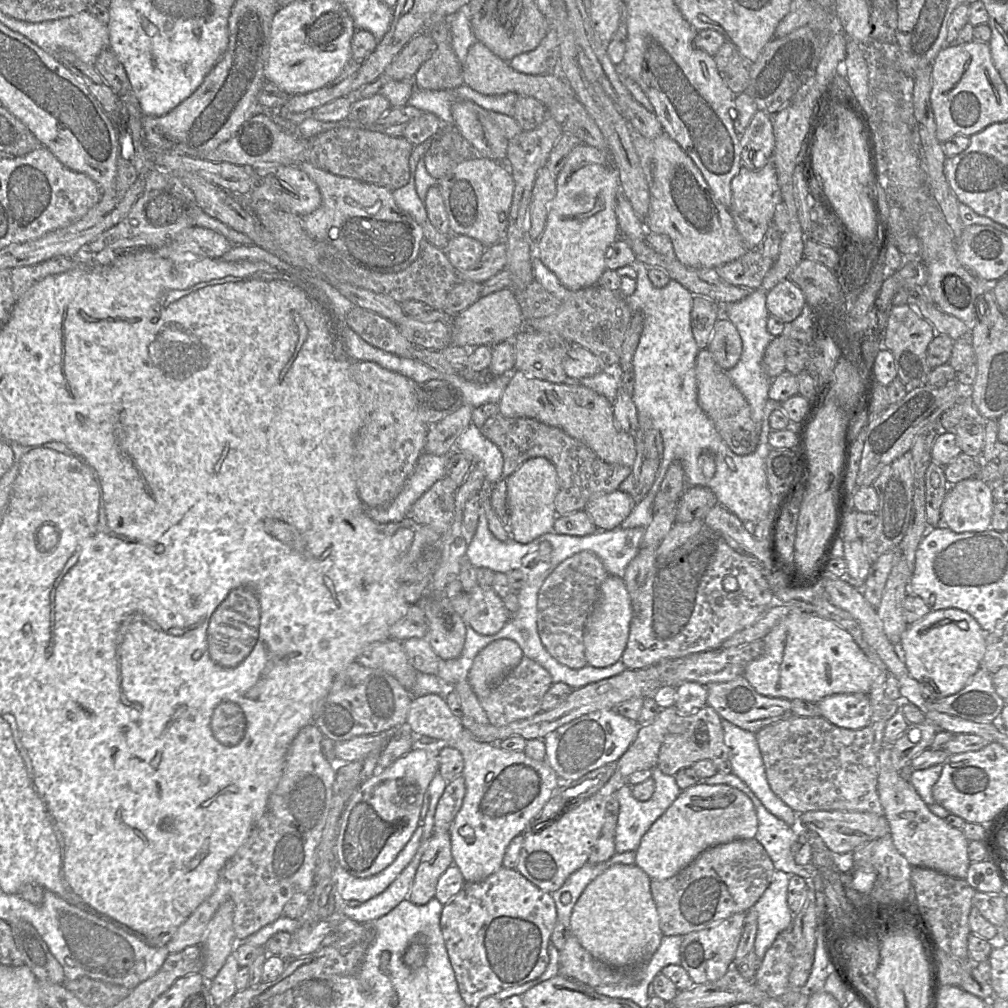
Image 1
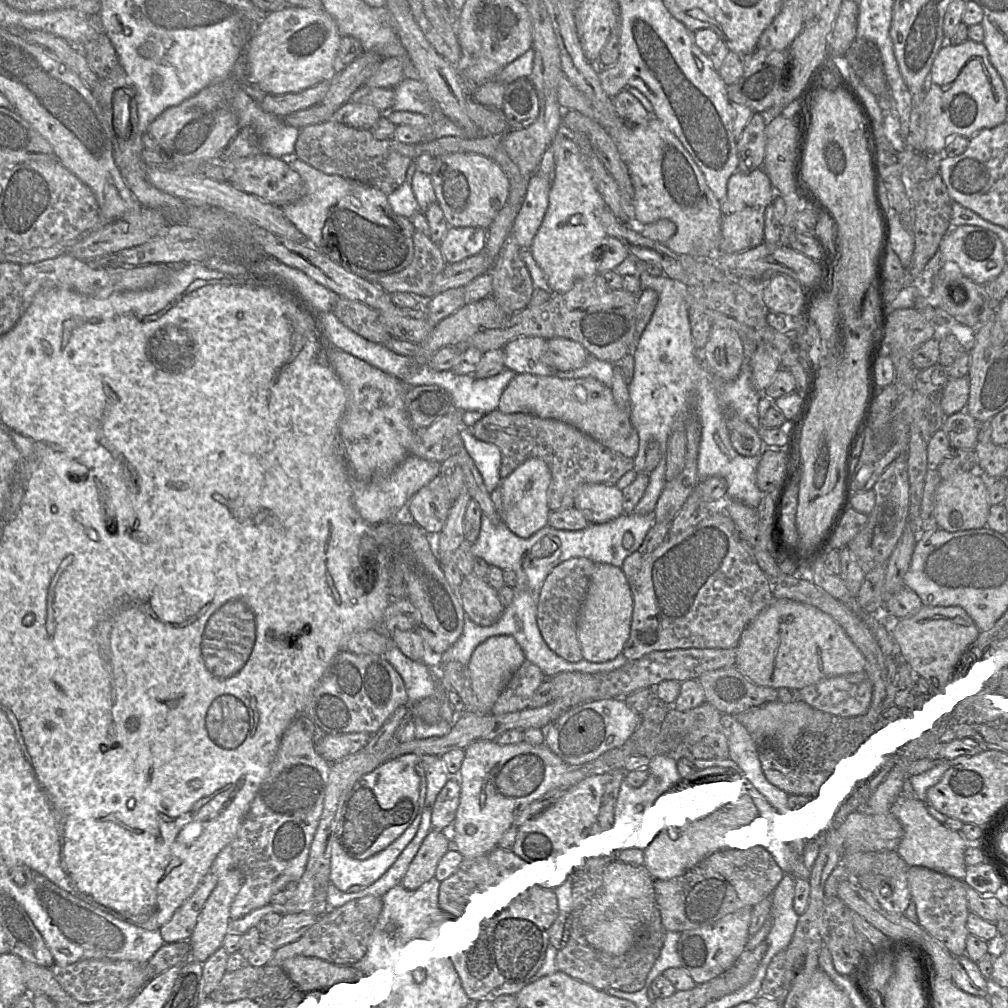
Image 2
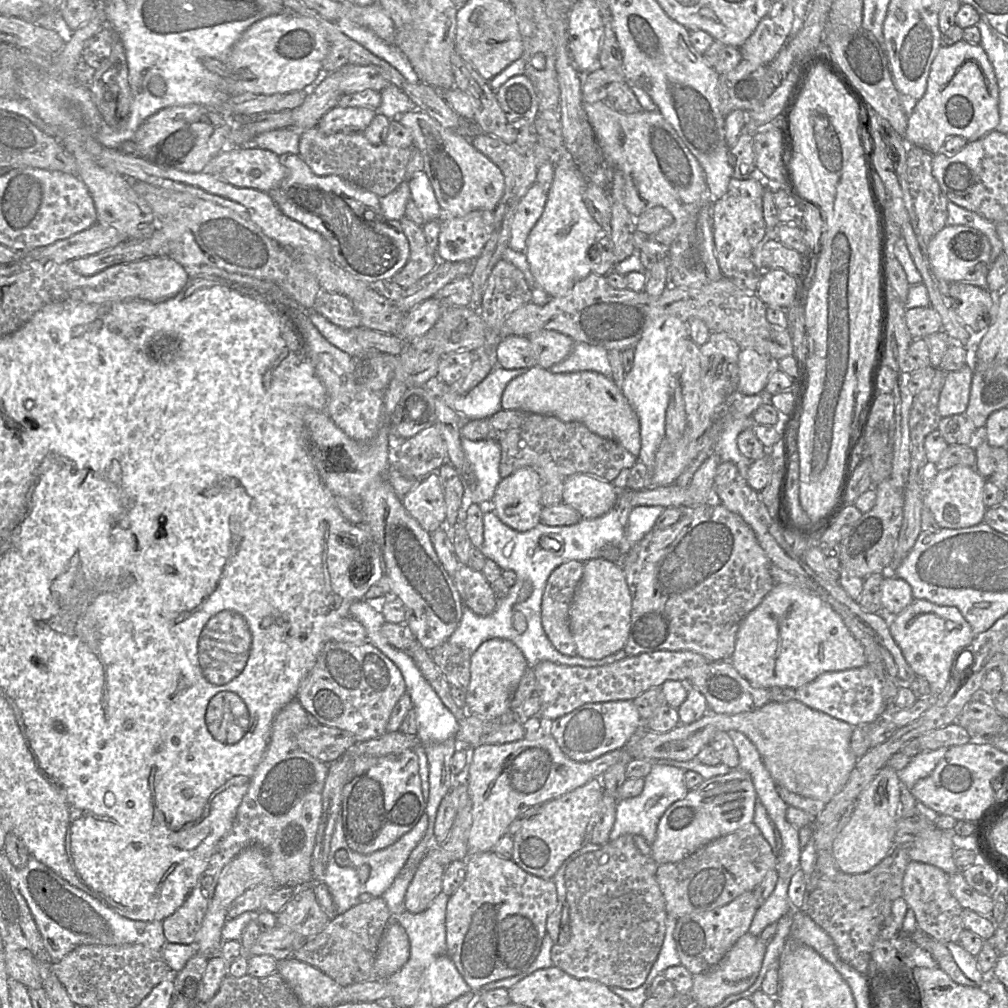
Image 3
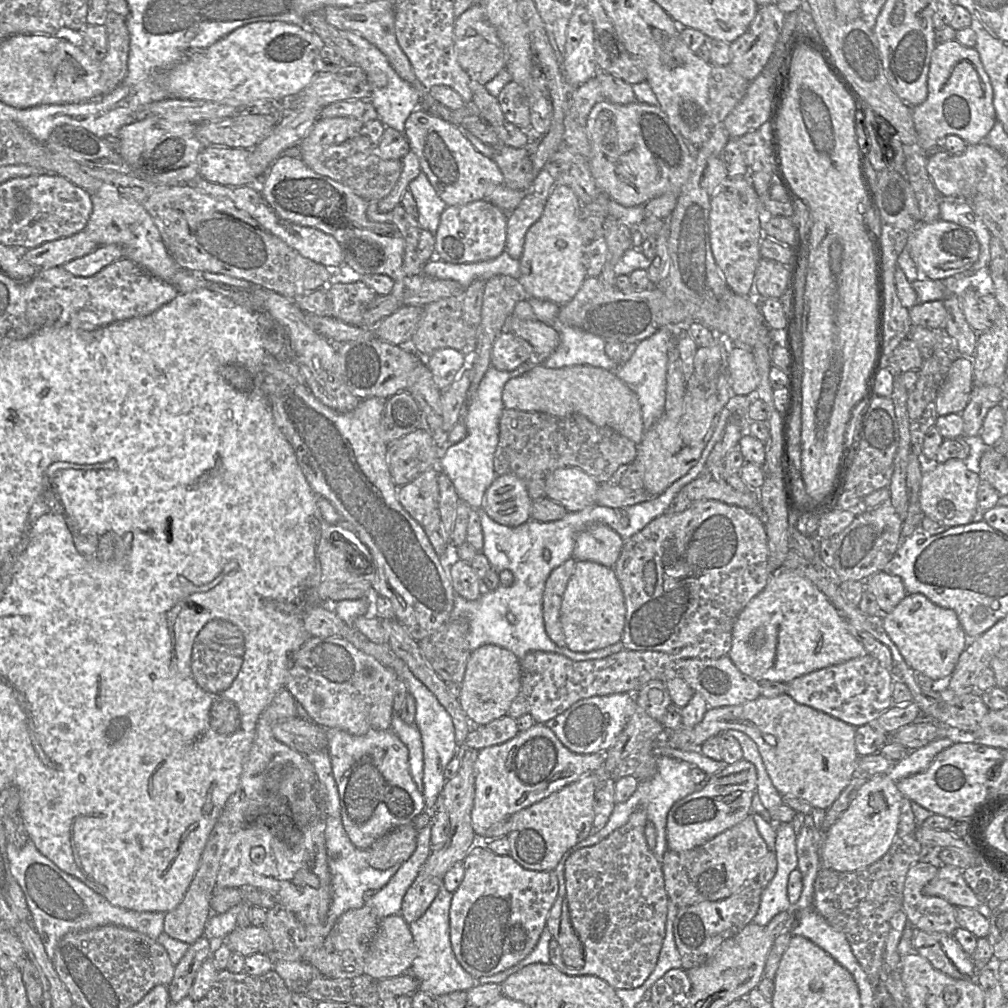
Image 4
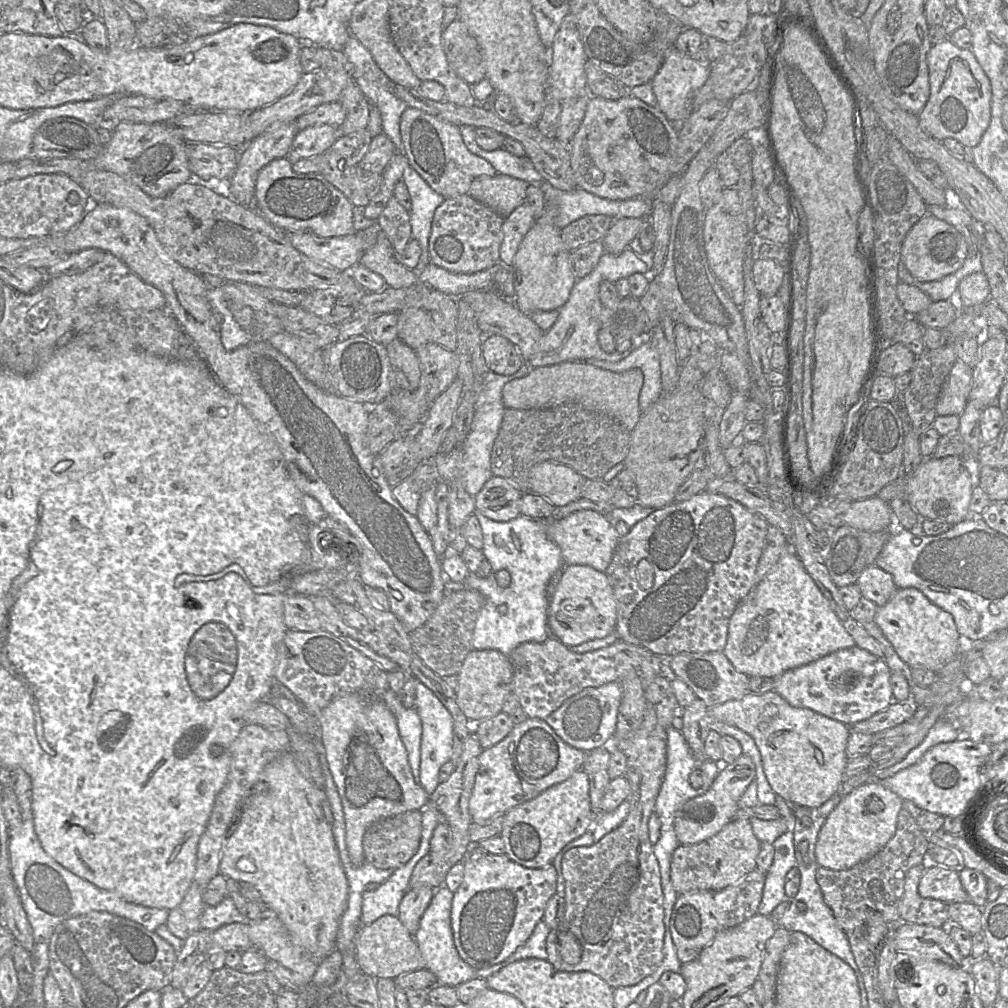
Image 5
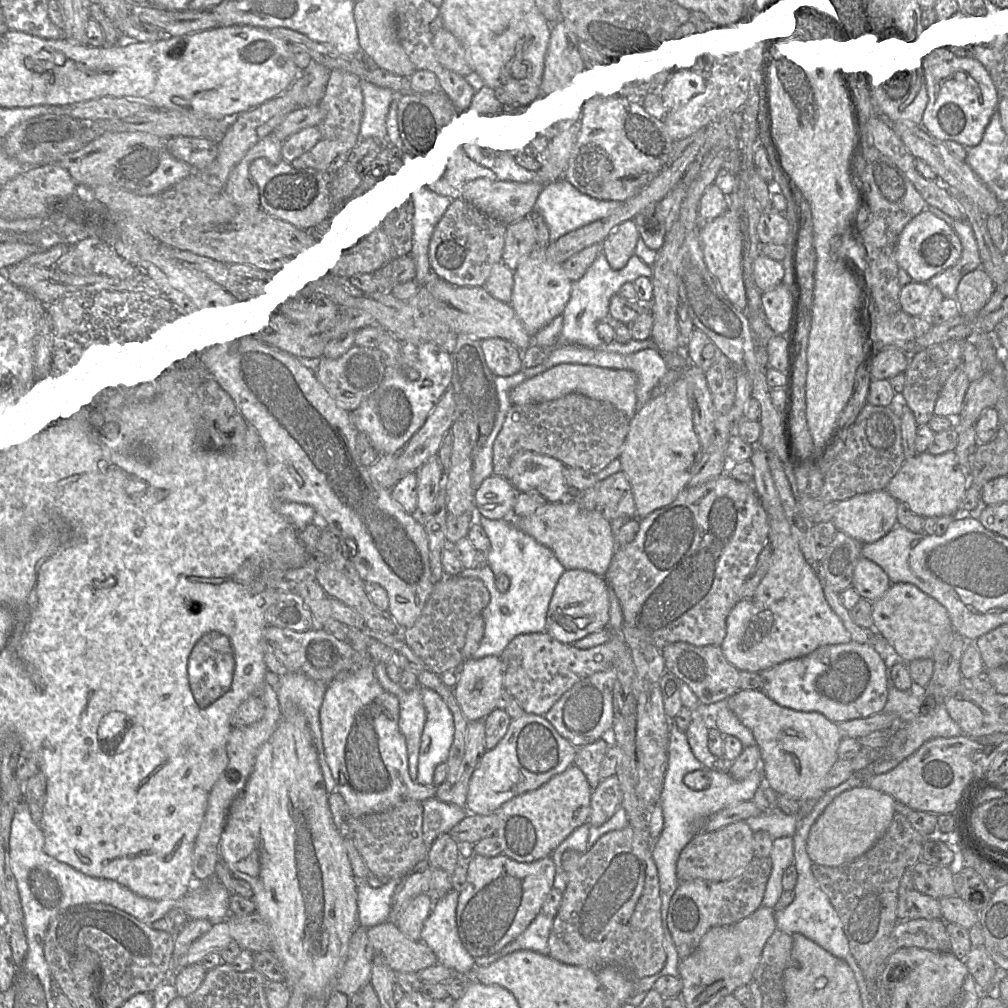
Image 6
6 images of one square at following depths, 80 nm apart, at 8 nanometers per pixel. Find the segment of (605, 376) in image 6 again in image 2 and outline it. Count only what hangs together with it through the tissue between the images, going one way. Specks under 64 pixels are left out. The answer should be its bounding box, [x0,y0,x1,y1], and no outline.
[498,374,639,458]

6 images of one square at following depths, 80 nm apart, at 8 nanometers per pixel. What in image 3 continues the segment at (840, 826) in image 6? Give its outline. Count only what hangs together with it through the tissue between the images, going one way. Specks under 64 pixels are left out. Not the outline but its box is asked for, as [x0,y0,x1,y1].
[832,765,901,874]

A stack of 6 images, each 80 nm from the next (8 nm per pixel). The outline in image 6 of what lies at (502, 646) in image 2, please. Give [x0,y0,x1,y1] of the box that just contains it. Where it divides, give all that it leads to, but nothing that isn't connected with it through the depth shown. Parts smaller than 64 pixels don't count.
[454,656,504,722]

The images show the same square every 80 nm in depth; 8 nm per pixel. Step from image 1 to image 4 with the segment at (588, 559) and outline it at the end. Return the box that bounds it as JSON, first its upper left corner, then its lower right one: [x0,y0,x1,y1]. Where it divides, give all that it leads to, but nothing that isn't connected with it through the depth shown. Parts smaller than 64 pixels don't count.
[543,558,576,647]

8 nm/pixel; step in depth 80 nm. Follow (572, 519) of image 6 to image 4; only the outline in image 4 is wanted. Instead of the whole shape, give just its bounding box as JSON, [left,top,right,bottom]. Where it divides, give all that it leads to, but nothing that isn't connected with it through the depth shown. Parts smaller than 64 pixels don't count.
[572,523,623,568]

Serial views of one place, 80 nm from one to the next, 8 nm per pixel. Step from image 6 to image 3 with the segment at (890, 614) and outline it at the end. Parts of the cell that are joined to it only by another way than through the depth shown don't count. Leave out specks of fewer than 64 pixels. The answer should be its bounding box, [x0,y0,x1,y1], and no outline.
[889,599,975,696]

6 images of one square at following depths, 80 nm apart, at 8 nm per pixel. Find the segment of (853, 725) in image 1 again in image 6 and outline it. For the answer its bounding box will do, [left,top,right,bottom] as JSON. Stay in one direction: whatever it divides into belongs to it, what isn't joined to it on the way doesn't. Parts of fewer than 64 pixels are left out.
[760,640,888,723]

